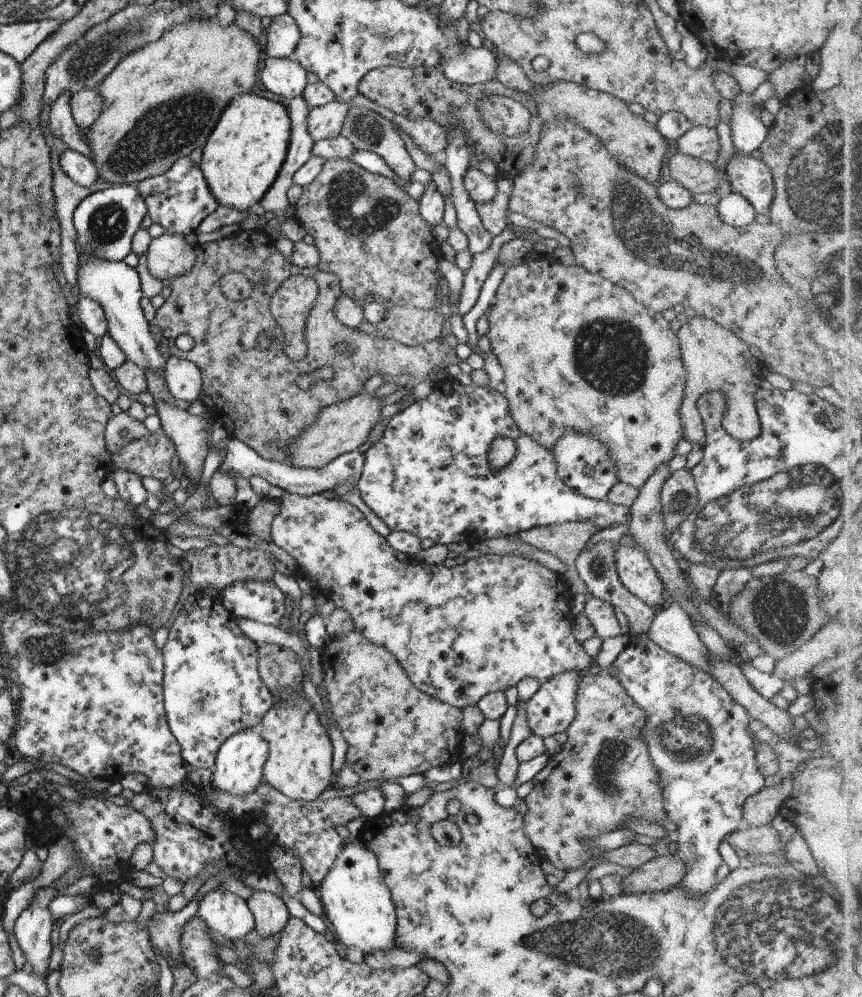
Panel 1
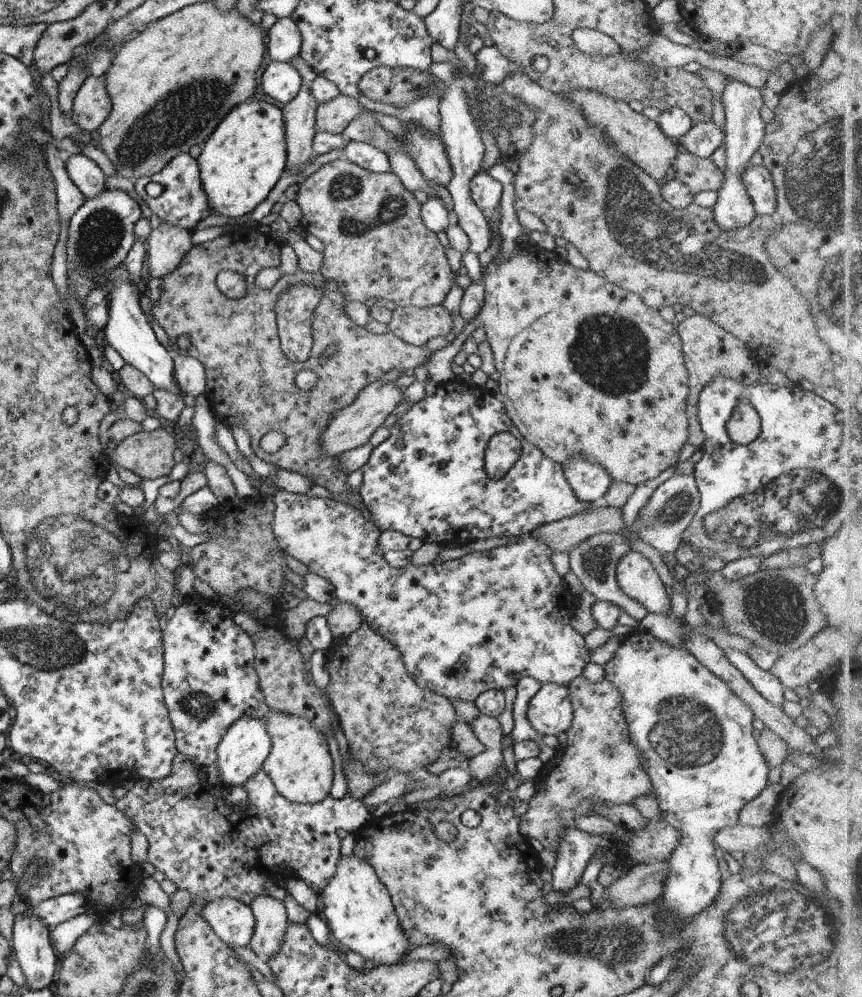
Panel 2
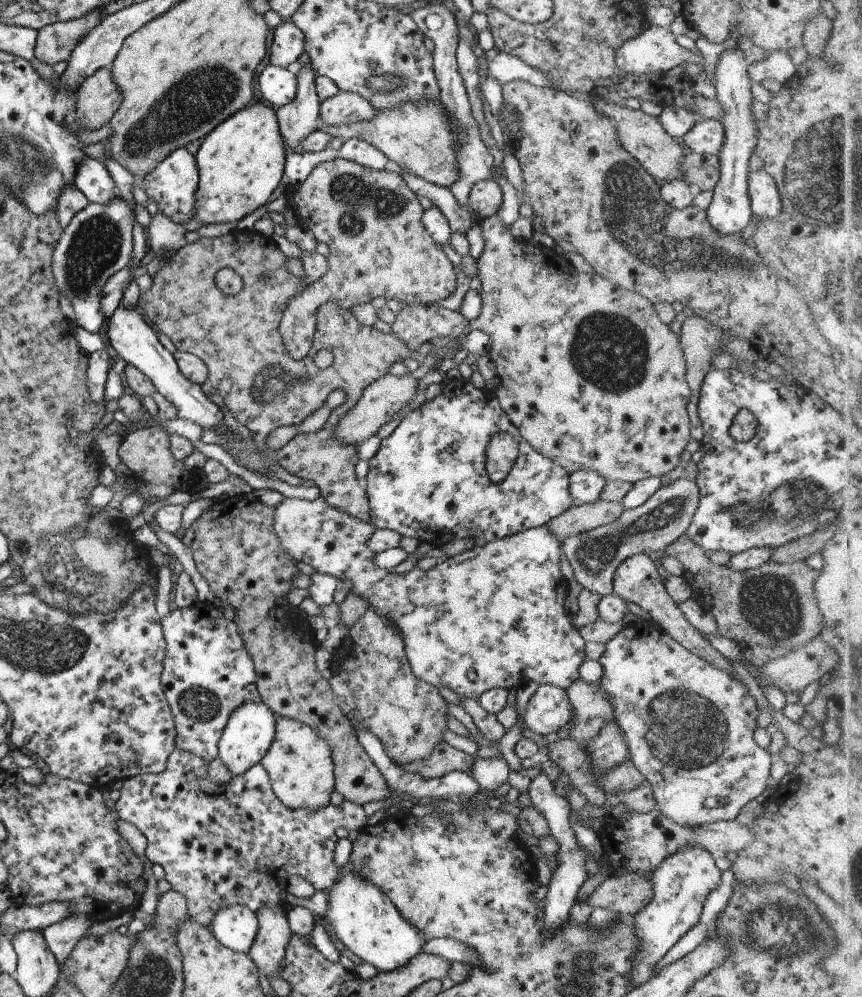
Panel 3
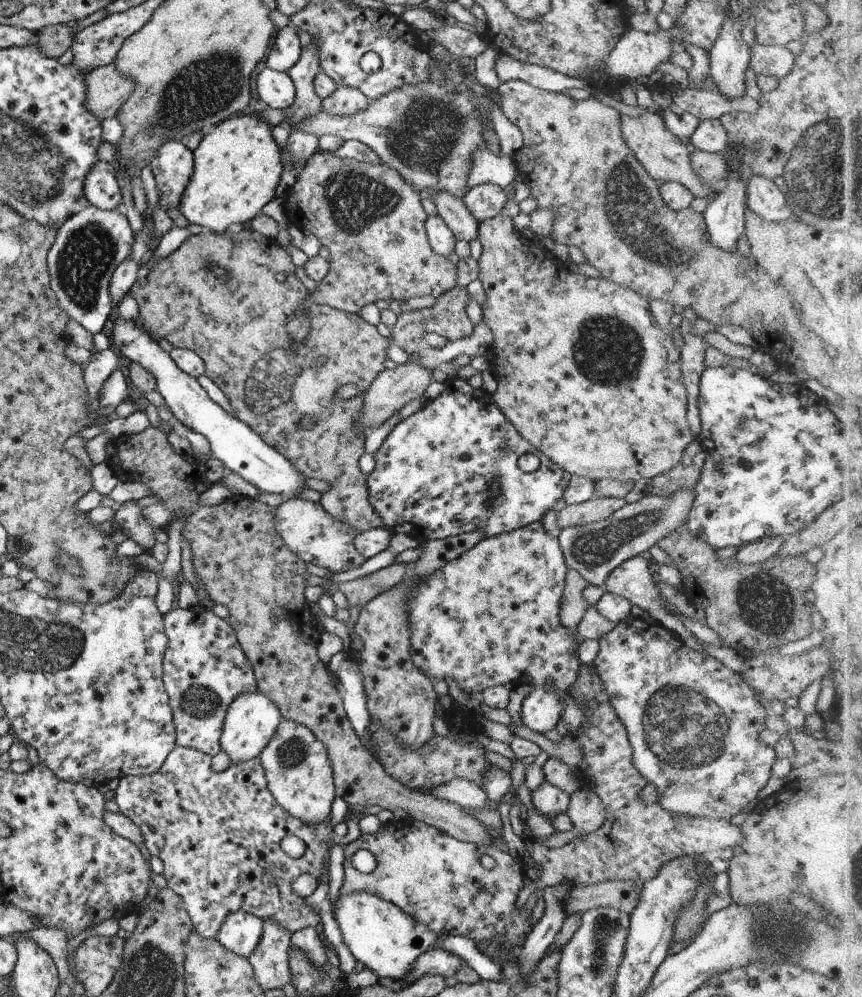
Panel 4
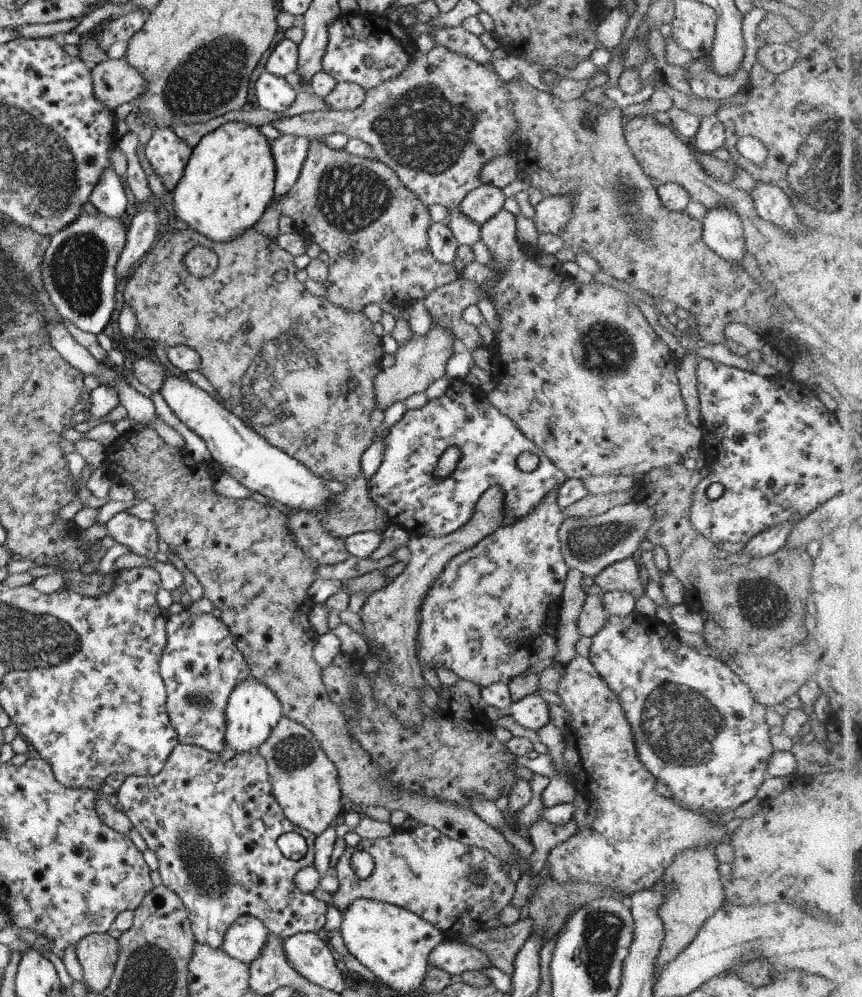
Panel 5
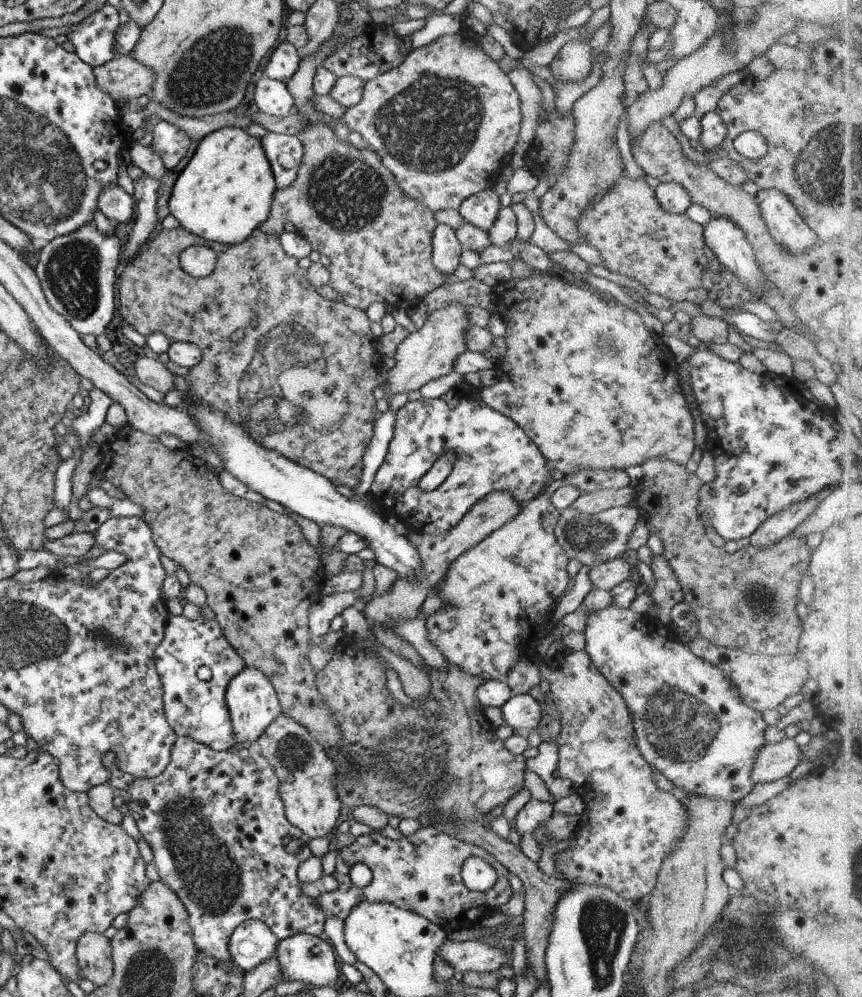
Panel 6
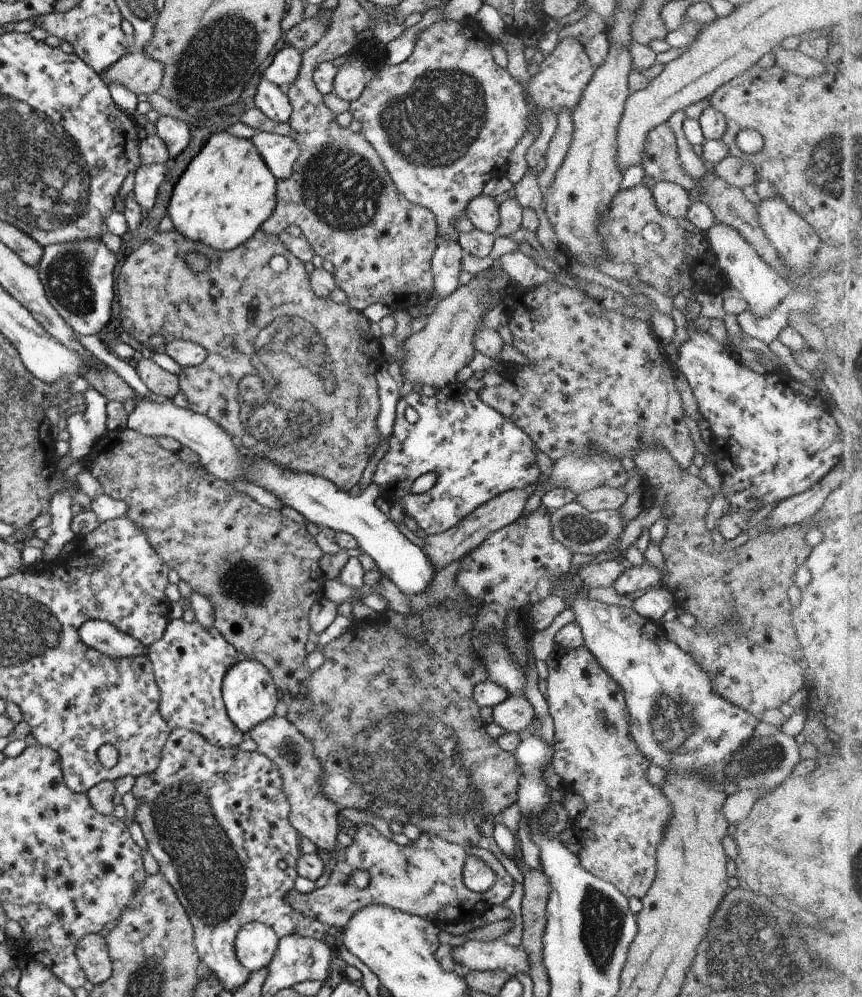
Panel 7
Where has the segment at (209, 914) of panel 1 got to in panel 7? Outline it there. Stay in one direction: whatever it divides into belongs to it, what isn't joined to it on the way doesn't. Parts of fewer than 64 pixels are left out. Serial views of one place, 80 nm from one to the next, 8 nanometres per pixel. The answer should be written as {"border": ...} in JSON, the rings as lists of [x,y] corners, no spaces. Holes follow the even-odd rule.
{"border":[[[251,921],[237,930],[233,944],[239,964],[248,972],[268,966],[275,952],[278,936],[266,923]]]}

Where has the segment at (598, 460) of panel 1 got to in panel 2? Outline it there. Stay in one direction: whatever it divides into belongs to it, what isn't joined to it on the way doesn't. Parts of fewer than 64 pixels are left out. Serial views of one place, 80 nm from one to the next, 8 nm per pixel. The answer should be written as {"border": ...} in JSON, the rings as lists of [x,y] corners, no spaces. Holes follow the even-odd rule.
{"border":[[[581,456],[562,466],[563,476],[579,502],[600,503],[612,480],[597,462],[585,462]]]}

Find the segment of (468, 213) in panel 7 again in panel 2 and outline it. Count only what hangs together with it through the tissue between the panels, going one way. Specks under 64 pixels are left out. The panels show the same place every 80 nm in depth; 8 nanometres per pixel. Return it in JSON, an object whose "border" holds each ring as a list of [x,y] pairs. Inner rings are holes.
{"border":[[[484,170],[471,178],[469,189],[471,201],[484,215],[491,213],[499,205],[502,196],[501,184]]]}

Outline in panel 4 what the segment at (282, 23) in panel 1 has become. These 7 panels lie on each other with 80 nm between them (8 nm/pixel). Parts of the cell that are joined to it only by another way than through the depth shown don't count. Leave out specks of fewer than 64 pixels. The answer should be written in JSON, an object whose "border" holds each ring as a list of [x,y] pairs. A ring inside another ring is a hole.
{"border":[[[287,24],[280,28],[273,38],[273,45],[269,50],[265,65],[274,71],[287,72],[299,58],[301,45],[295,33],[295,26]]]}

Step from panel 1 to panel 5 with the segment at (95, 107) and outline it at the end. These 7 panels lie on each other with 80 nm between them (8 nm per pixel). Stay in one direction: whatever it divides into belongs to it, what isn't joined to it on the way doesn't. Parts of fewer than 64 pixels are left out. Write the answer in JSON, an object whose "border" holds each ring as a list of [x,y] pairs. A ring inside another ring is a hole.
{"border":[[[106,59],[90,68],[92,93],[112,114],[124,102],[131,104],[145,90],[145,81],[125,59]]]}

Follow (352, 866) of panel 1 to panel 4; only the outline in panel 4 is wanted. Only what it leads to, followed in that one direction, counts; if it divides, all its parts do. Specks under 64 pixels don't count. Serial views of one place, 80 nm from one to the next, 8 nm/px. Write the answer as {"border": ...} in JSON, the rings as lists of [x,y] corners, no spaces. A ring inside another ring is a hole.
{"border":[[[353,891],[339,894],[332,912],[341,940],[358,966],[375,972],[378,978],[385,977],[394,981],[403,978],[410,971],[415,958],[435,946],[435,933],[375,893]]]}

